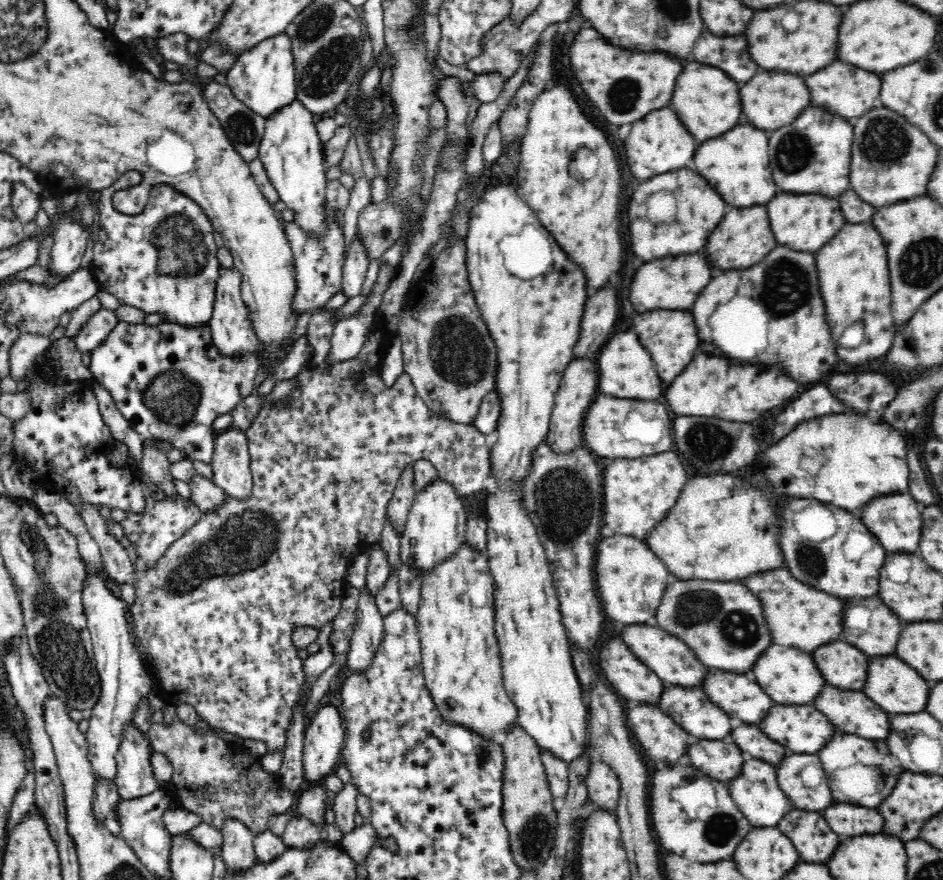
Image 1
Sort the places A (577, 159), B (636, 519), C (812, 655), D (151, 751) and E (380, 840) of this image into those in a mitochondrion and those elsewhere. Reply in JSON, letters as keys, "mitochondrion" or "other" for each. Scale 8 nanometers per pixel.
{"A":"mitochondrion","B":"other","C":"other","D":"other","E":"other"}

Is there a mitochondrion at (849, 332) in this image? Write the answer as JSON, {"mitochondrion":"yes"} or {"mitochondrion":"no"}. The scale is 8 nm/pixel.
{"mitochondrion":"no"}

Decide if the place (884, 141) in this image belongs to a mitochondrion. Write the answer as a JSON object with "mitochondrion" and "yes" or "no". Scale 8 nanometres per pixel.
{"mitochondrion":"yes"}

